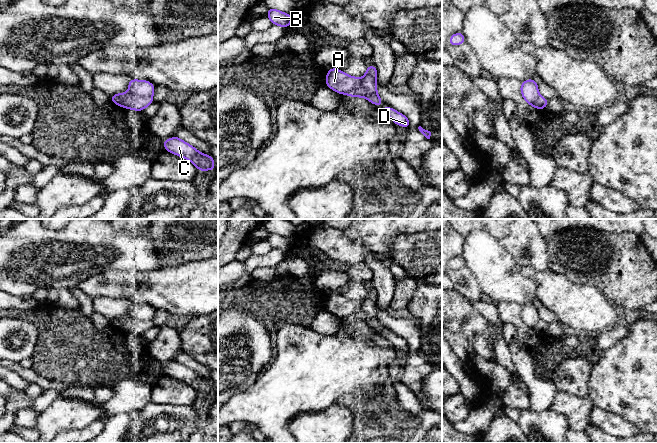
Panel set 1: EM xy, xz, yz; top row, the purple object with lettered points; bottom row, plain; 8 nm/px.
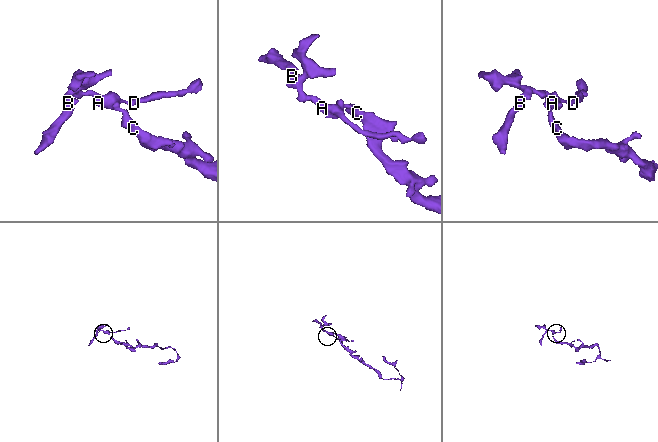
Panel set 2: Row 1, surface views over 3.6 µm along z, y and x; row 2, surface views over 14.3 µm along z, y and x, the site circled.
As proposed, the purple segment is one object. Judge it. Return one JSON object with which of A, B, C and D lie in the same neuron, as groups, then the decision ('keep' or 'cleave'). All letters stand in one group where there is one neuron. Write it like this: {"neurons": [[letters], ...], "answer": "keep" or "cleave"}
{"neurons": [["A", "B", "D"], ["C"]], "answer": "cleave"}

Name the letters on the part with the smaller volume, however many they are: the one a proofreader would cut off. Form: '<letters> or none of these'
A, B, D

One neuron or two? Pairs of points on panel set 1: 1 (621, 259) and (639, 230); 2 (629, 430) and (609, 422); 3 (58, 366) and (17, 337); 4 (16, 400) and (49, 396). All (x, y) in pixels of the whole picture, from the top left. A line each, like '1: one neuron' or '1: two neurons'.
1: two neurons
2: one neuron
3: two neurons
4: one neuron

